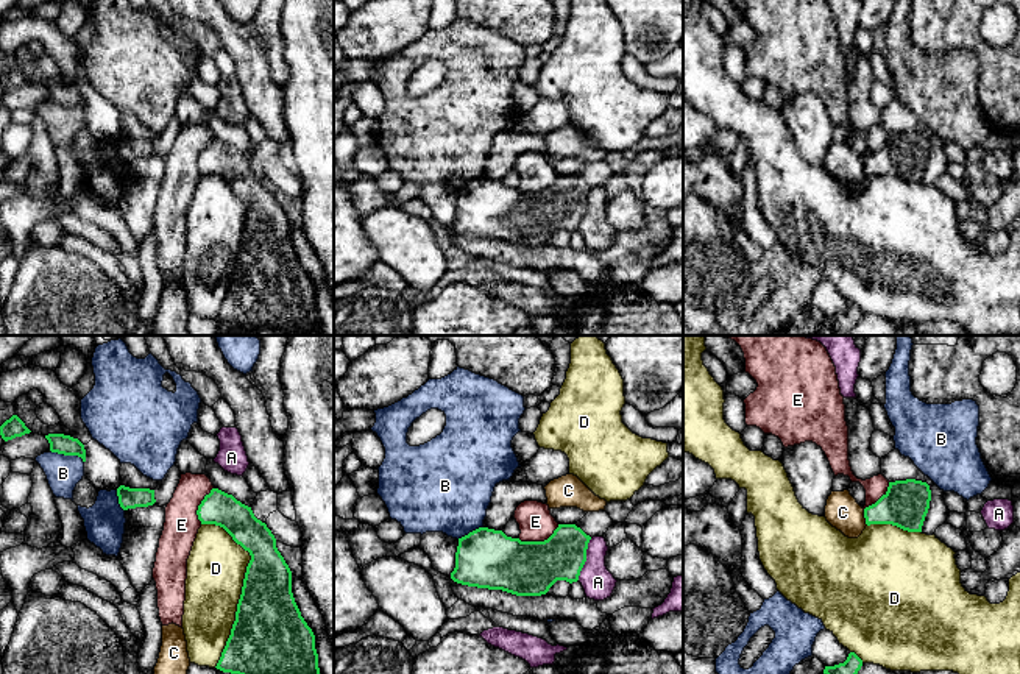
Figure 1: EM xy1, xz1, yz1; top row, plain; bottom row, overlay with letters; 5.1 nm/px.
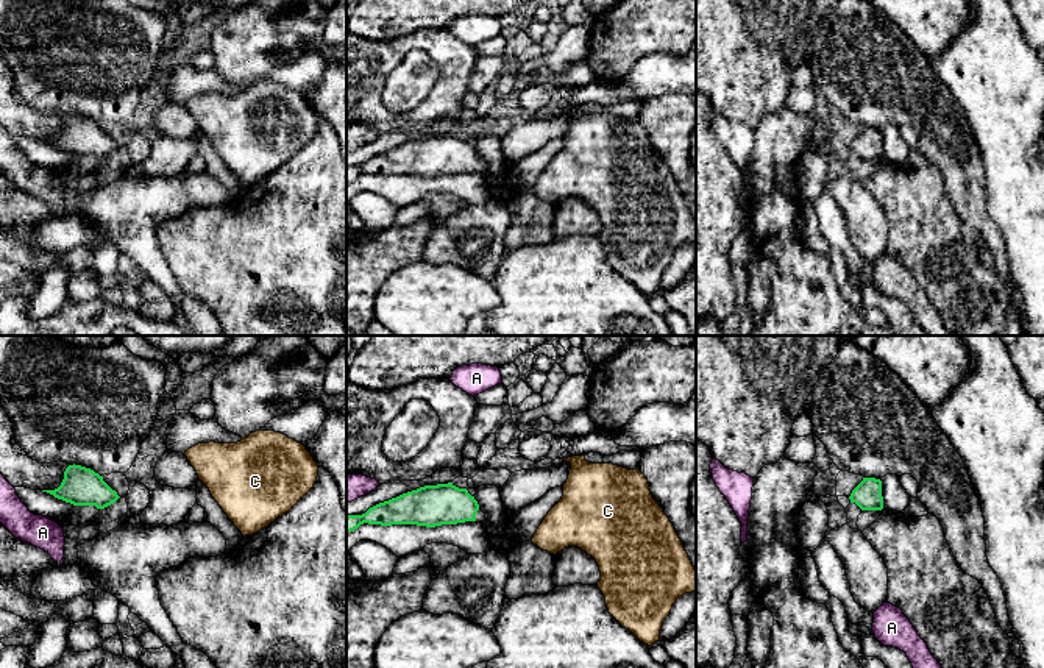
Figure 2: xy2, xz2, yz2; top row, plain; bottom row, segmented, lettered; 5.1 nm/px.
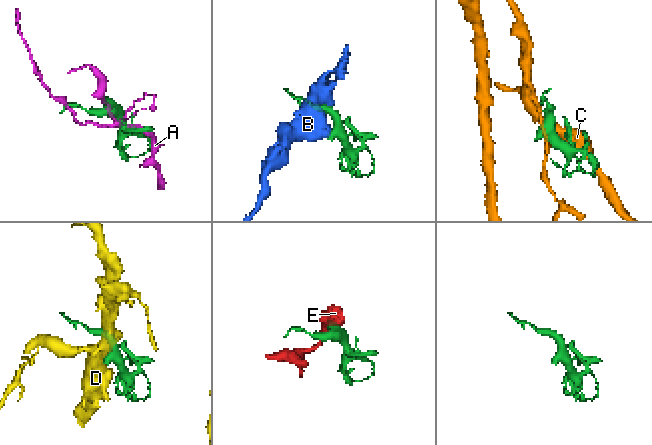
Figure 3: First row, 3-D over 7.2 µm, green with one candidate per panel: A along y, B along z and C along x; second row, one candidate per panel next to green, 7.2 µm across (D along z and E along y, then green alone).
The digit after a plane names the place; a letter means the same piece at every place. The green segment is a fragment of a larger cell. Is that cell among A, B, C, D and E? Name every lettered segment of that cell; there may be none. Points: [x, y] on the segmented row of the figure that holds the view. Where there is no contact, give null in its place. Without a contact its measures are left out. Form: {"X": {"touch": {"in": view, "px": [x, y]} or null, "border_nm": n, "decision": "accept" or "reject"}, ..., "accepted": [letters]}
{"A": {"touch": {"in": "xz1", "px": [585, 559]}, "border_nm": 220, "decision": "reject"}, "B": {"touch": {"in": "xy1", "px": [67, 454]}, "border_nm": 190, "decision": "reject"}, "C": {"touch": {"in": "yz1", "px": [864, 517]}, "border_nm": 90, "decision": "reject"}, "D": {"touch": {"in": "xy1", "px": [242, 587]}, "border_nm": 750, "decision": "reject"}, "E": {"touch": {"in": "xz1", "px": [538, 542]}, "border_nm": 220, "decision": "reject"}, "accepted": []}

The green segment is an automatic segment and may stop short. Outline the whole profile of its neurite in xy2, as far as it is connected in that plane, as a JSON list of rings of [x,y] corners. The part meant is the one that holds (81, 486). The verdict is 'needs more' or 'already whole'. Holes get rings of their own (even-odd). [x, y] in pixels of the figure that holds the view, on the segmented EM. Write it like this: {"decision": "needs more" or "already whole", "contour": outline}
{"decision": "already whole", "contour": [[[75,464],[66,468],[64,479],[58,489],[42,492],[73,506],[95,506],[97,509],[105,509],[120,498],[103,481],[103,476]]]}

